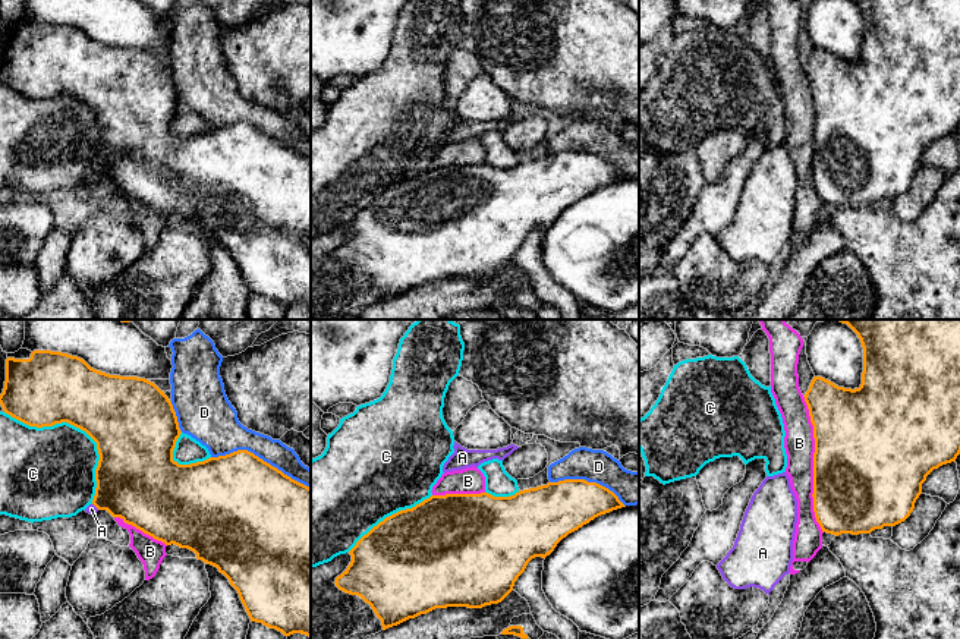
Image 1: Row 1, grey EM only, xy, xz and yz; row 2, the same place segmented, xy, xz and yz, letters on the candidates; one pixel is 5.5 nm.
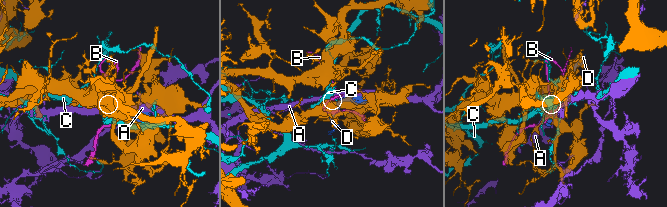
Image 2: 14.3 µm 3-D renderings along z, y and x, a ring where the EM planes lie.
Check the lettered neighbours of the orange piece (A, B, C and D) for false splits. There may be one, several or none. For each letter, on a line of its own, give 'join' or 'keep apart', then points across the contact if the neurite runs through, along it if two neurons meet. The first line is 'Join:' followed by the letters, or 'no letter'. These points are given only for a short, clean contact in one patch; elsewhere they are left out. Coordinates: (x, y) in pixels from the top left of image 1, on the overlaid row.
Join: no letter
A: keep apart
B: keep apart
C: keep apart
D: keep apart

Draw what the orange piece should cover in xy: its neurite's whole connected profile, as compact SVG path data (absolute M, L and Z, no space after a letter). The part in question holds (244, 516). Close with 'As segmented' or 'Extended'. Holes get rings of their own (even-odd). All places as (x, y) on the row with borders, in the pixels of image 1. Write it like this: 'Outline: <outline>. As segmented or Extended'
Outline: M19 349L15 353L7 353L6 359L6 381L0 394L0 405L4 413L29 425L29 426L53 426L67 422L85 431L95 443L100 454L95 469L95 495L92 504L98 510L107 510L113 517L120 517L125 523L135 526L144 533L152 536L166 545L177 545L188 548L196 554L198 560L211 564L223 573L230 585L237 591L239 598L251 618L251 621L262 623L270 629L281 632L284 636L302 633L311 638L311 488L284 475L277 468L264 462L248 450L237 450L226 456L210 457L204 462L191 465L179 465L173 460L173 450L182 431L177 416L169 397L154 383L138 377L110 375L91 368L84 359L69 353L51 350L28 350Z. Extended

